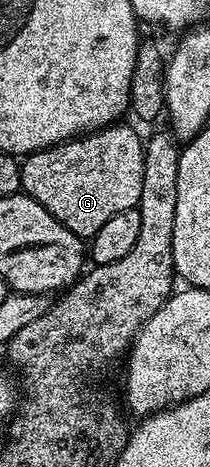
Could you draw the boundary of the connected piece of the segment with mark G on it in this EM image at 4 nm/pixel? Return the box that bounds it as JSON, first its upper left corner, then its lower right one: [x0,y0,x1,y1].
[21,122,144,238]

